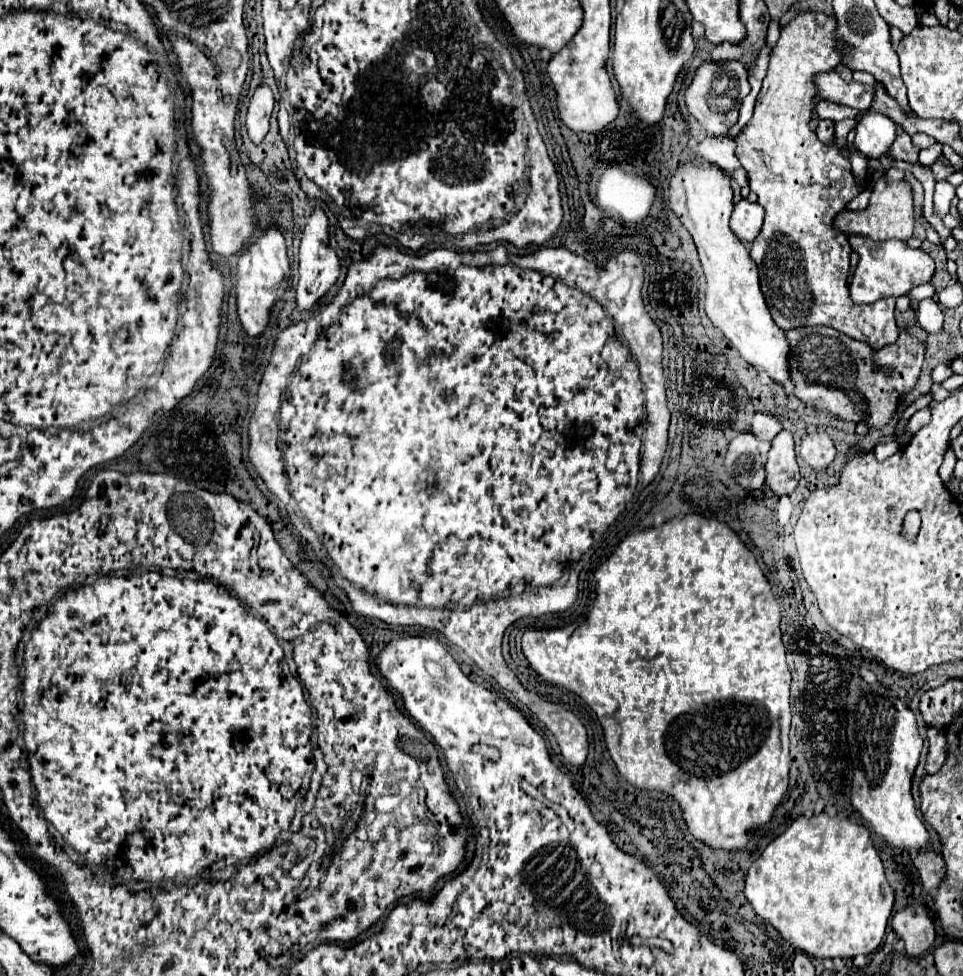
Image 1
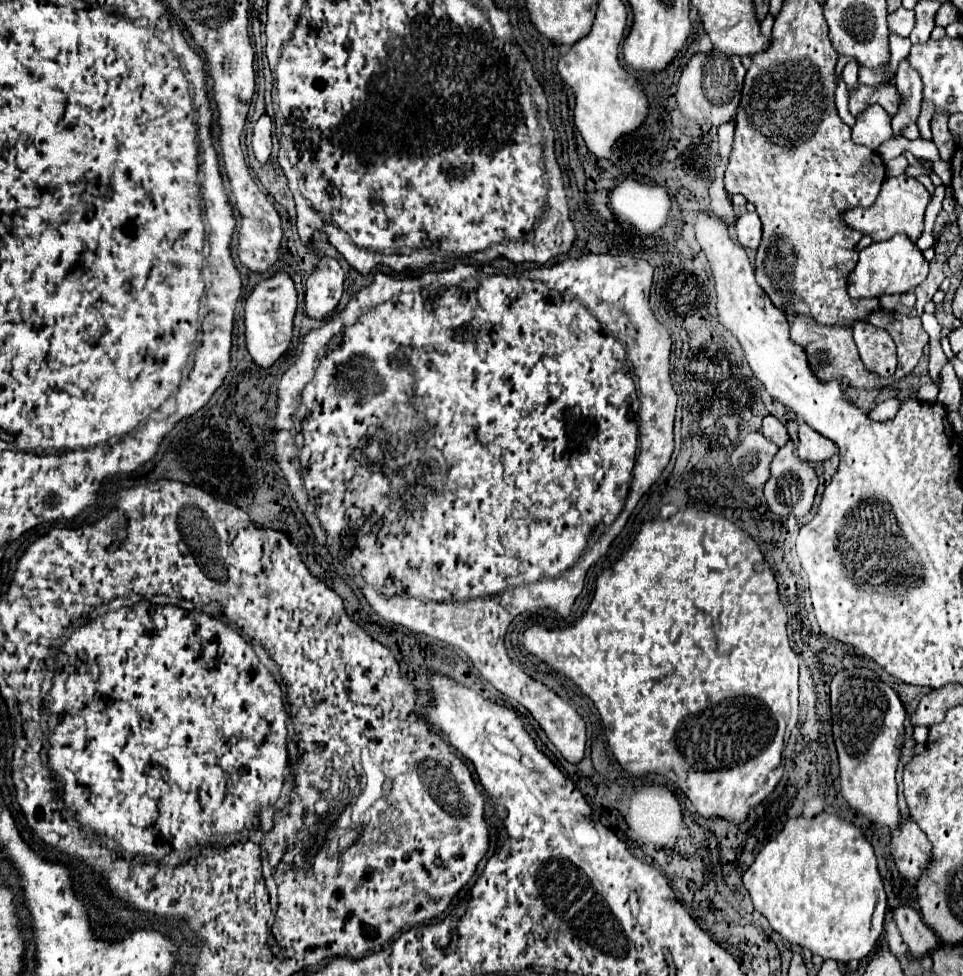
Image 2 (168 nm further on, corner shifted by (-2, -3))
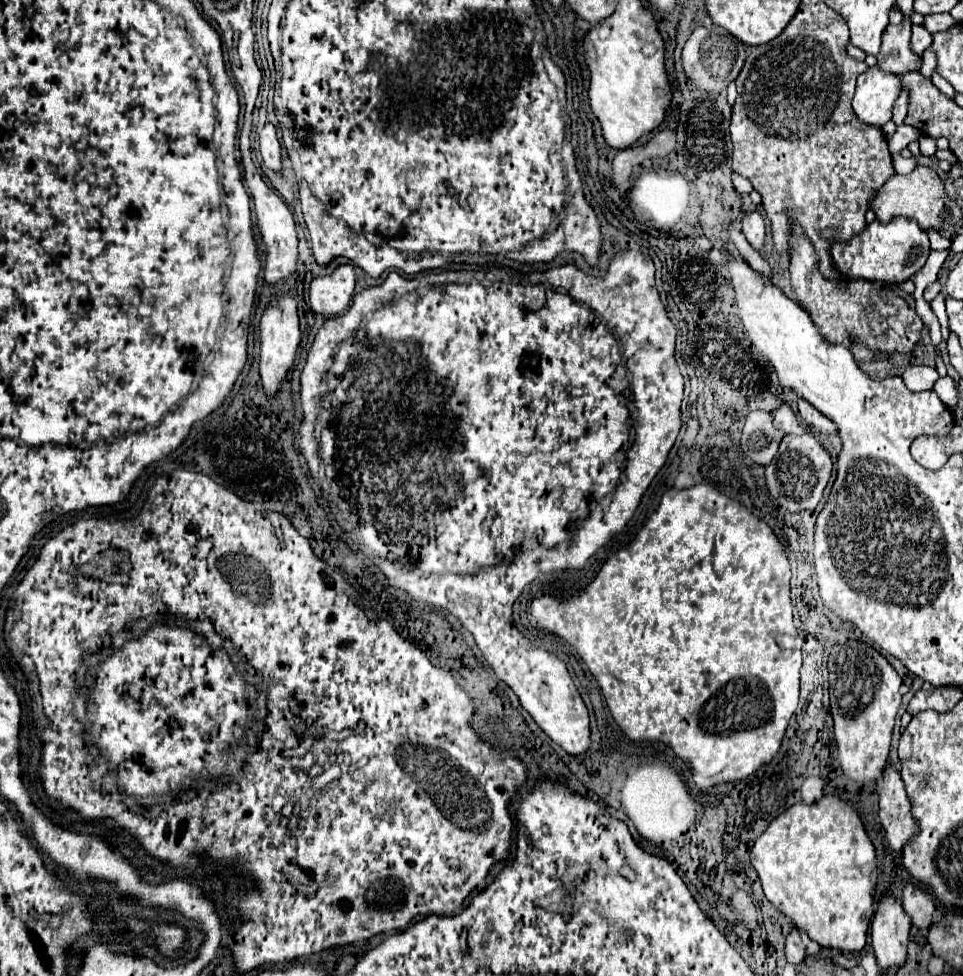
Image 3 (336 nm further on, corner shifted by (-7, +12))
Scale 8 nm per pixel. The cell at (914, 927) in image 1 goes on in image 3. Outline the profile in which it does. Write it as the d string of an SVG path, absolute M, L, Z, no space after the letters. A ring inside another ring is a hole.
M912 881L904 885L904 893L902 893L904 911L912 917L912 925L916 925L920 931L928 929L932 923L932 913L934 913L932 903L934 903L932 897L920 885Z

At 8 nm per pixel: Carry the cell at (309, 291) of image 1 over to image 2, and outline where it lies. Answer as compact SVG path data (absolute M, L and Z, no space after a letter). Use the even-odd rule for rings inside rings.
M321 256L305 284L305 312L321 320L331 314L343 294L345 272L331 256Z

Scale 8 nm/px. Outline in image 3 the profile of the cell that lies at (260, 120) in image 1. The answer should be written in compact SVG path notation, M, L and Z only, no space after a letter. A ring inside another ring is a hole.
M266 123L266 127L260 133L260 153L264 159L264 165L276 173L282 173L282 157L280 157L280 141L276 137L274 125Z

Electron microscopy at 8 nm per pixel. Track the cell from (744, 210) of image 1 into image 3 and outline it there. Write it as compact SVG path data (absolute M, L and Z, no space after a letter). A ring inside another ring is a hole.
M754 211L754 213L746 213L742 217L742 233L756 251L762 251L764 239L766 239L766 229L764 229L764 219L760 213Z

